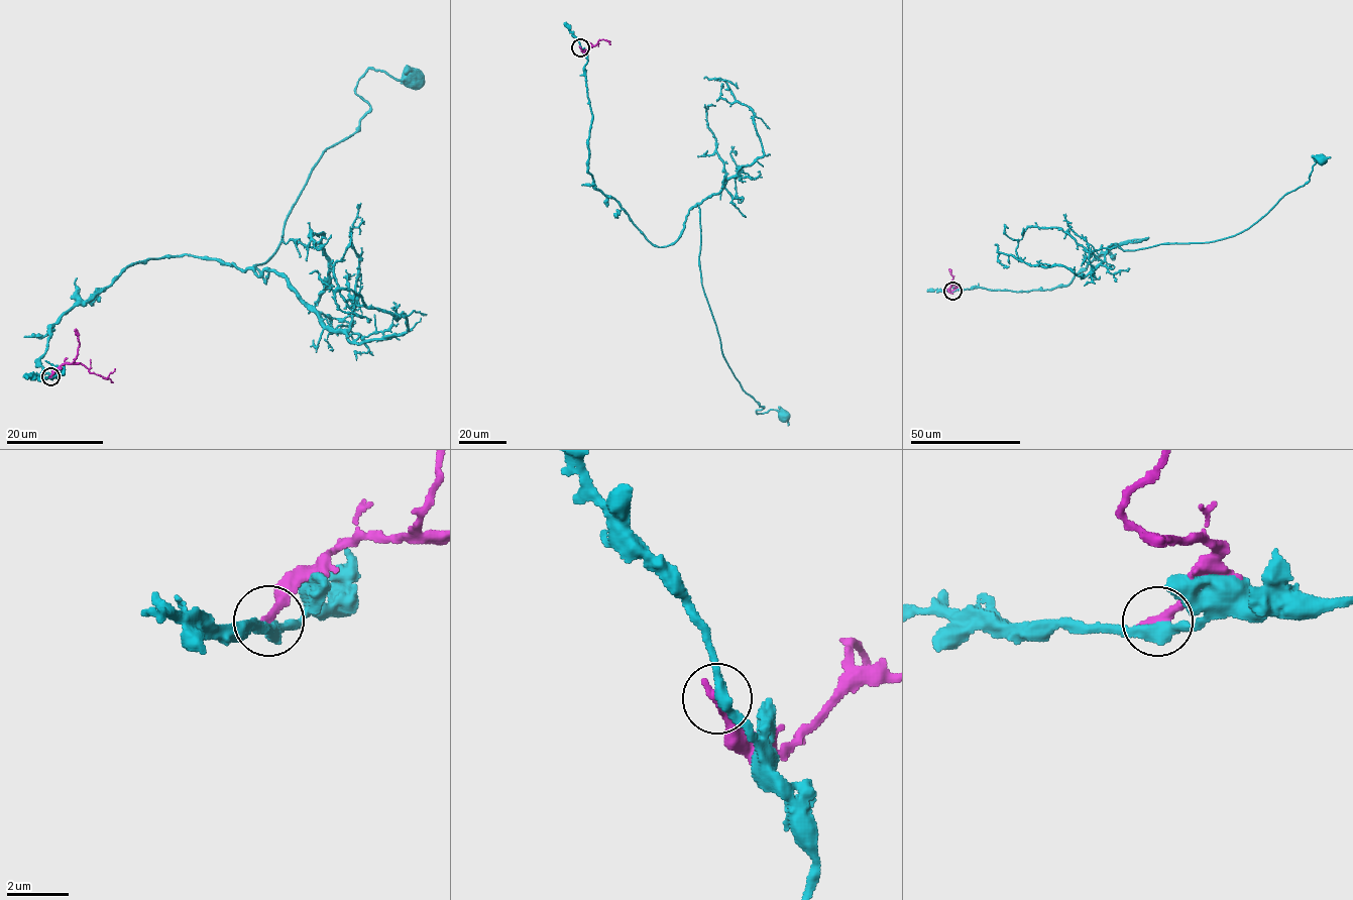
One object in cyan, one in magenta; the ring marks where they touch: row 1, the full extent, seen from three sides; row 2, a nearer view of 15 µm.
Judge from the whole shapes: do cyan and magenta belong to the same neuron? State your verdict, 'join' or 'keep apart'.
keep apart

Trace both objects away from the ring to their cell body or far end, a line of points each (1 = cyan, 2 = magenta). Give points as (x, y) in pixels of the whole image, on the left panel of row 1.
1: (51, 376), (48, 331), (125, 267), (265, 283), (370, 105), (358, 80), (412, 79)
2: (51, 376), (68, 363), (81, 363), (91, 373), (106, 377), (115, 368)

